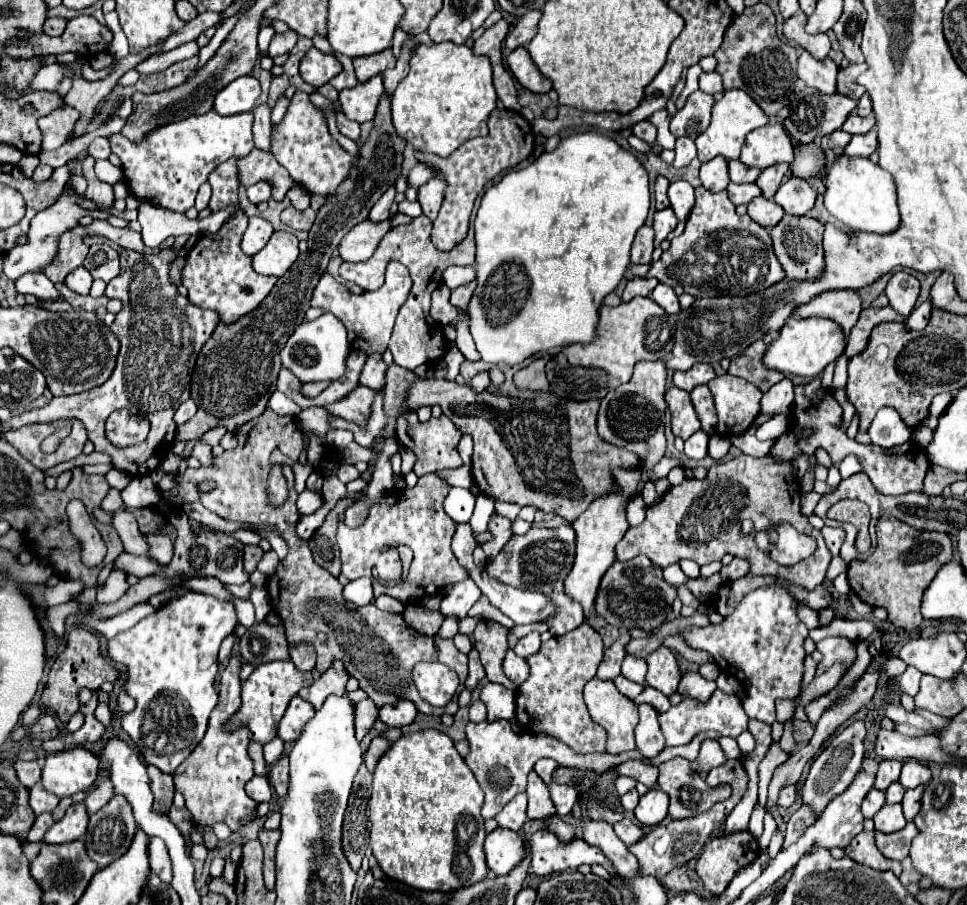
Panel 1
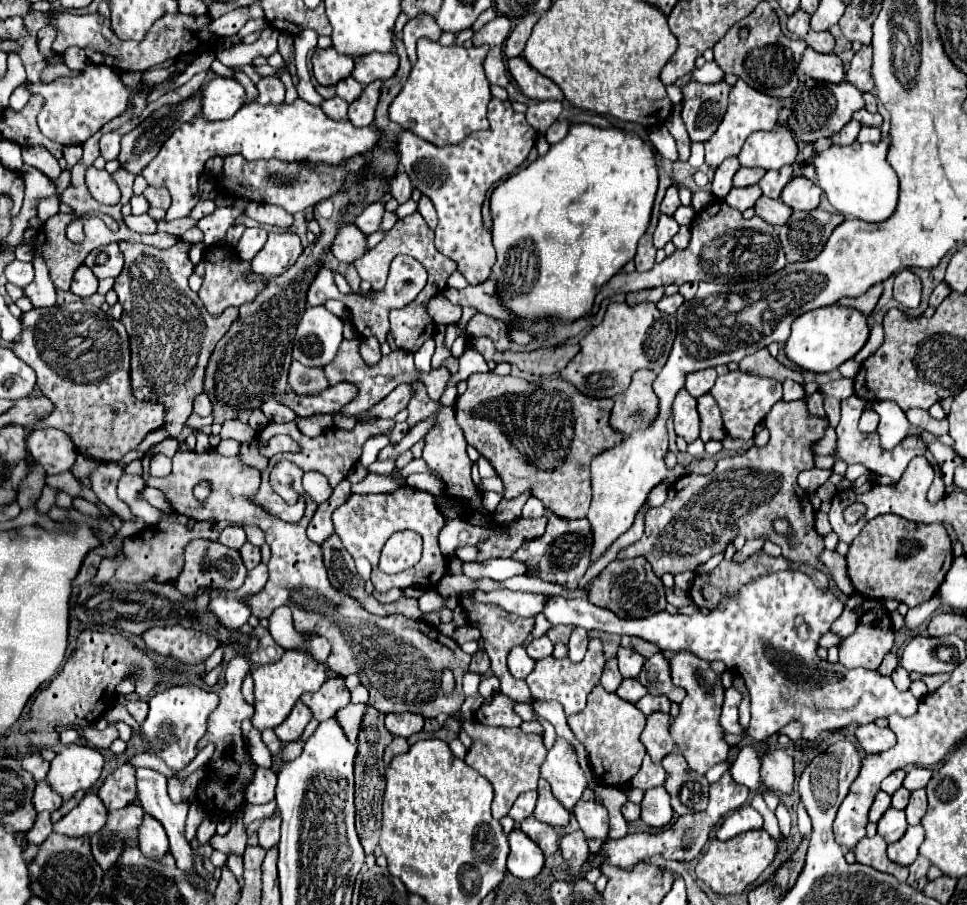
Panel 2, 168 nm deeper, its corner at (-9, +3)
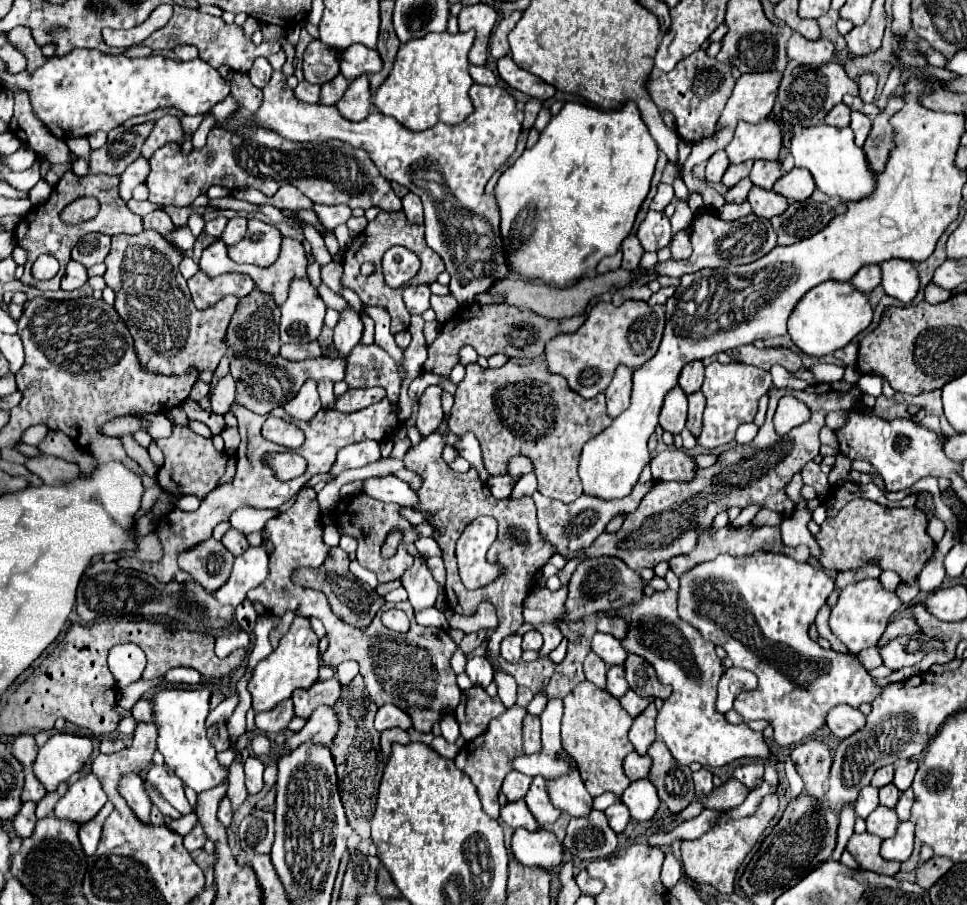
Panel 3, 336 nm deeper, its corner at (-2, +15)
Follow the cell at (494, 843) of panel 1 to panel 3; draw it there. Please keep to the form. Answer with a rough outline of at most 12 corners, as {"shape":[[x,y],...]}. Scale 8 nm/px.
{"shape":[[517,828],[511,852],[521,864],[555,870],[563,846],[545,828]]}

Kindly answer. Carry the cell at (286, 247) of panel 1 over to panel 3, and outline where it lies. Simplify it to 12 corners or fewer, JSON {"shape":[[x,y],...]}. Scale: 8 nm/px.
{"shape":[[259,220],[247,222],[243,240],[227,246],[239,264],[271,266],[281,232]]}

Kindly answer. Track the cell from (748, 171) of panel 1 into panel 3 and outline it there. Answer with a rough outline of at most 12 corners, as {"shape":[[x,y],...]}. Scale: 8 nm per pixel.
{"shape":[[753,162],[731,164],[723,176],[723,186],[733,188],[749,176]]}

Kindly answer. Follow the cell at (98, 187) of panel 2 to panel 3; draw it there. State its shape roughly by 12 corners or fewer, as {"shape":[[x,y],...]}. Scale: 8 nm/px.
{"shape":[[27,92],[15,94],[11,132],[49,160],[69,162],[69,148],[37,118]]}

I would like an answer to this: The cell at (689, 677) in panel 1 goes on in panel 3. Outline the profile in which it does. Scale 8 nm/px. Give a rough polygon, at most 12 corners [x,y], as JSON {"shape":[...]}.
{"shape":[[671,588],[623,618],[623,648],[673,686],[655,730],[679,764],[769,758],[717,712],[725,668]]}

